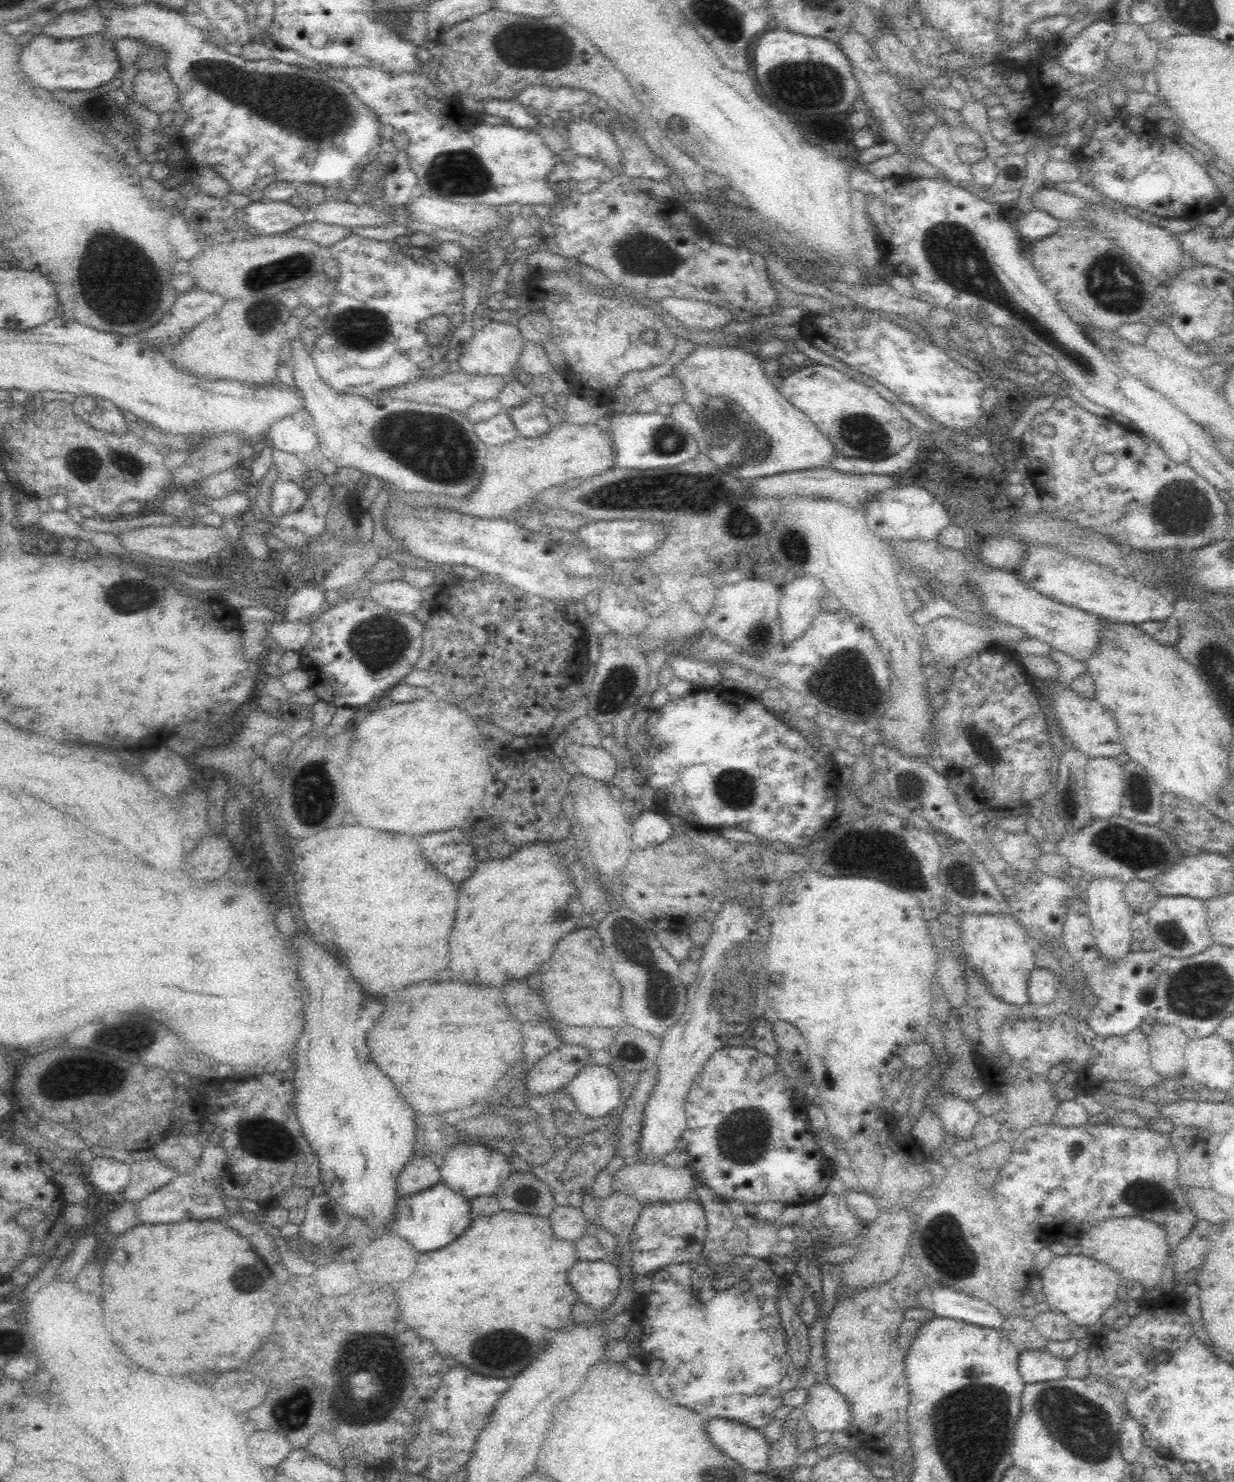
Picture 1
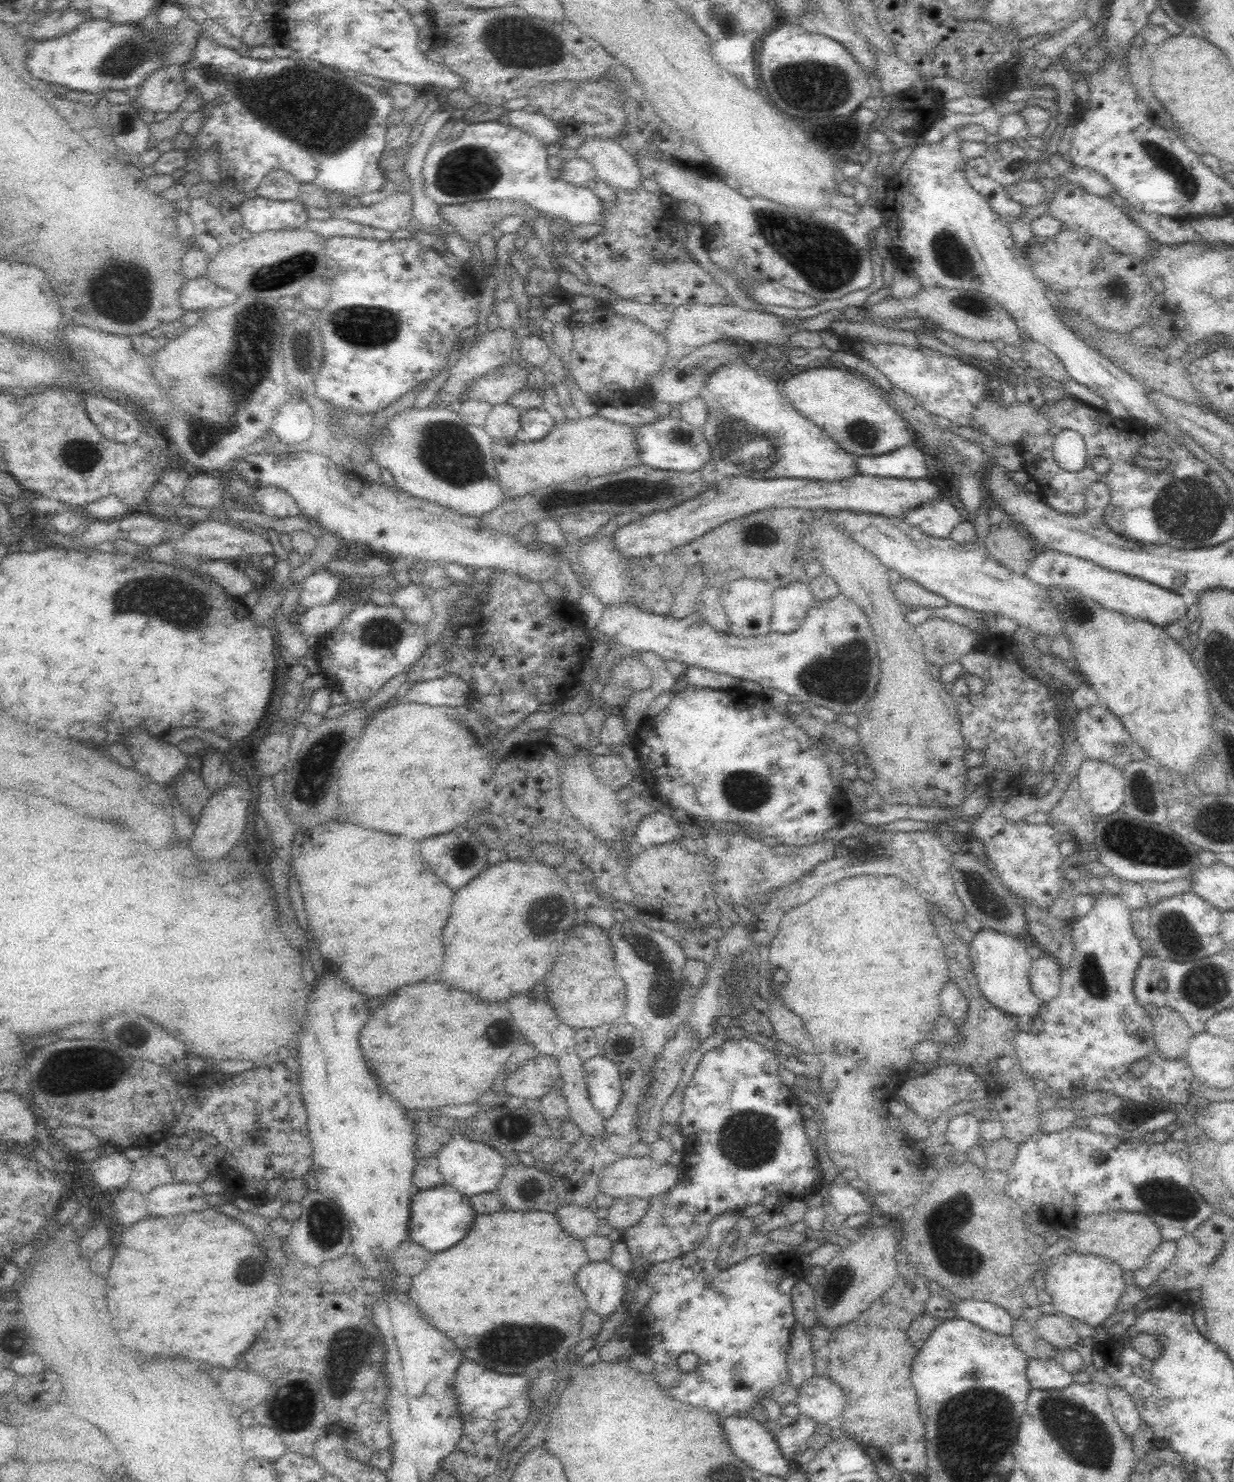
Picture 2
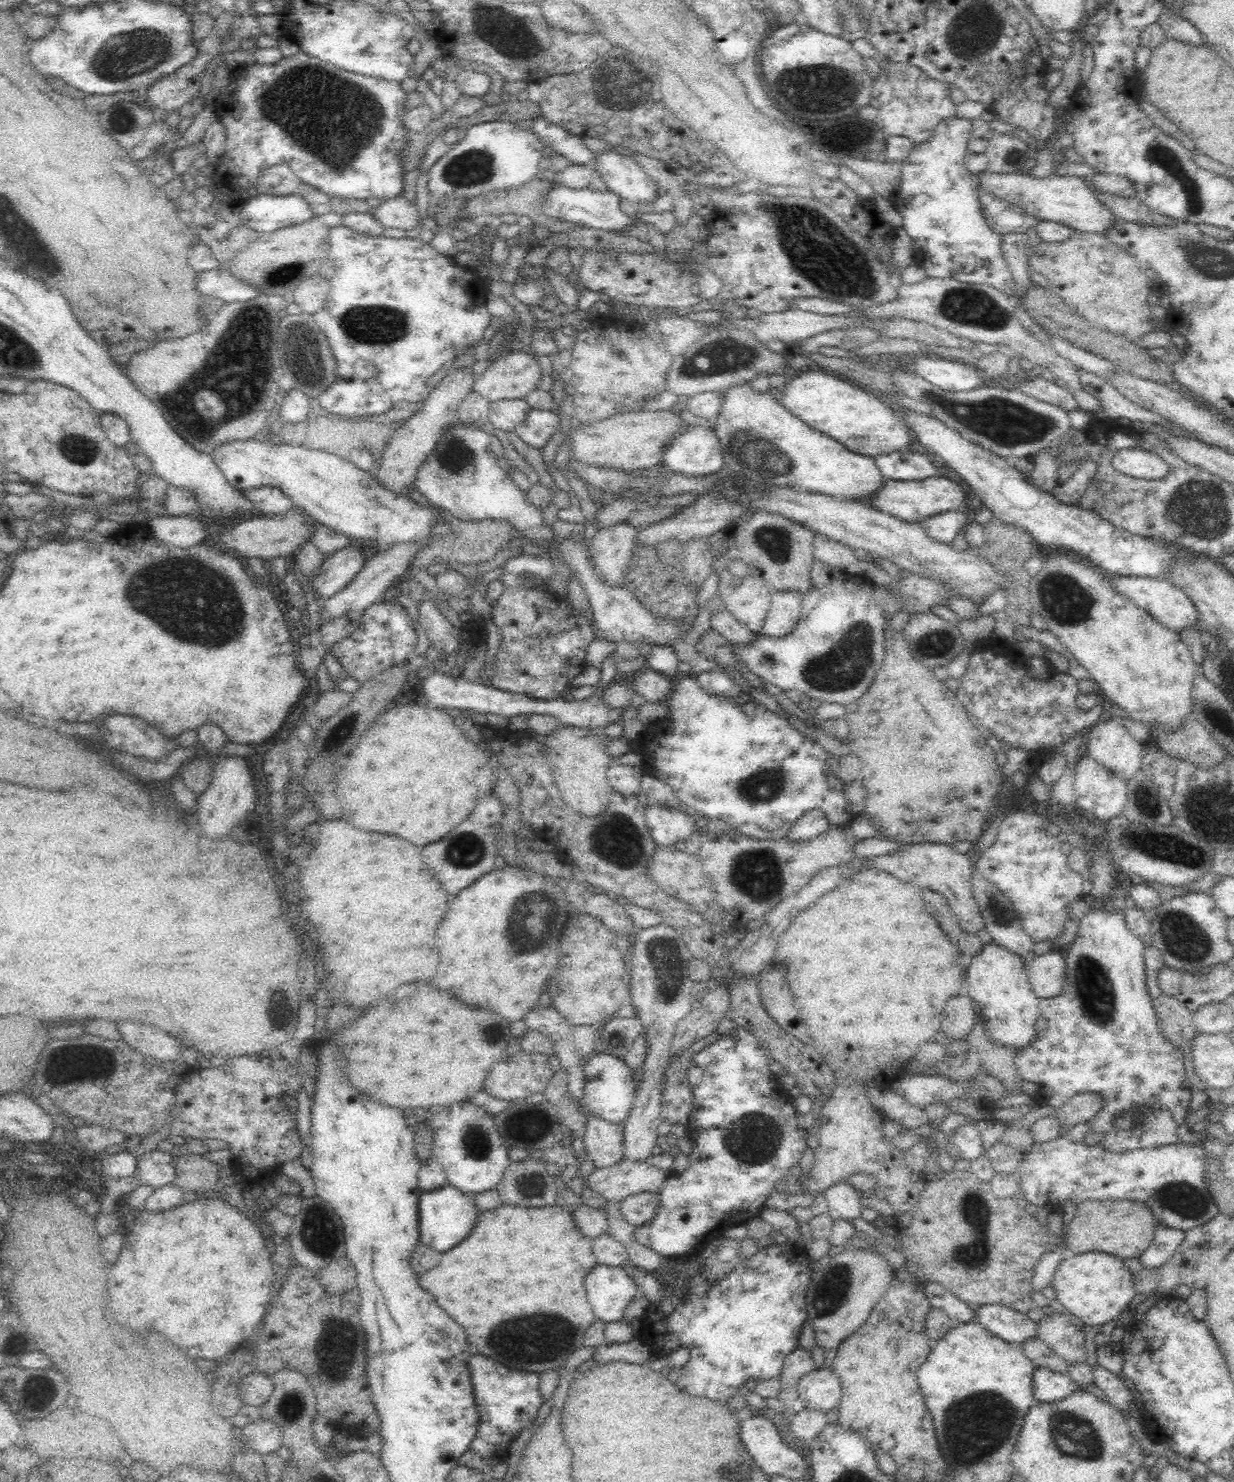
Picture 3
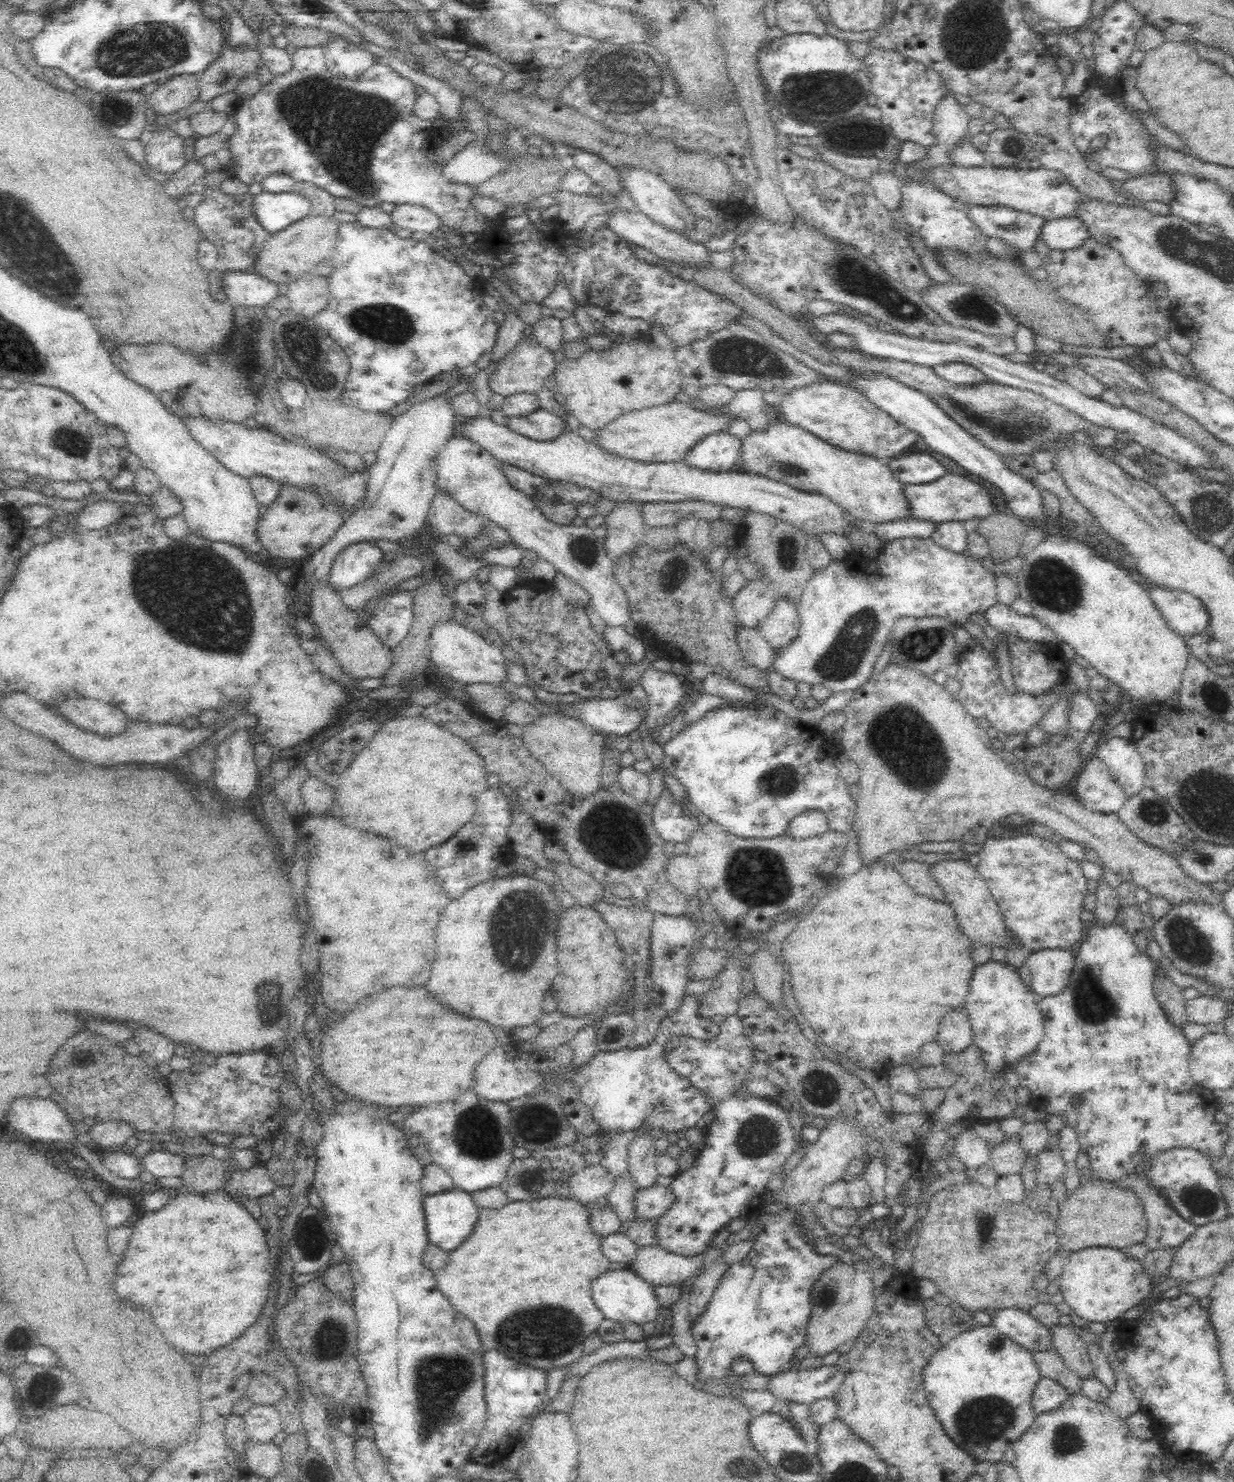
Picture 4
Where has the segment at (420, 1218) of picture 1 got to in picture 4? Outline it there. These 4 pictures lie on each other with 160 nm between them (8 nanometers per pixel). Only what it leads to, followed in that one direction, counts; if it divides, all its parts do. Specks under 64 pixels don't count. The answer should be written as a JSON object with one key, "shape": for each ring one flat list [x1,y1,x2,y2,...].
{"shape":[[454,1188,438,1194,425,1195,423,1209,428,1242,442,1250,451,1251,458,1248,472,1234,478,1222,480,1208,476,1206,471,1193]]}

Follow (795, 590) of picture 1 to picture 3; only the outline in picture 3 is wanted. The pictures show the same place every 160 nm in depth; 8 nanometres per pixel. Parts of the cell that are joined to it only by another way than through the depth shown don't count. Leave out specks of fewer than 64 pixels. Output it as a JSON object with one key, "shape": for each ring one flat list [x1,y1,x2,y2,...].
{"shape":[[776,591,771,594,771,605,761,634,780,638,799,623,803,608,802,594,797,591]]}

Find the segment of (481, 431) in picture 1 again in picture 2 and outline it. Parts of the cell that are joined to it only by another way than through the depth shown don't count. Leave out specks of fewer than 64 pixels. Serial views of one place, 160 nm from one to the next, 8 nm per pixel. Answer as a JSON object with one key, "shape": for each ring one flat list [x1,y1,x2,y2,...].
{"shape":[[508,403,491,405,490,414,486,418,483,429,492,437,497,438,514,437,520,428,520,412]]}

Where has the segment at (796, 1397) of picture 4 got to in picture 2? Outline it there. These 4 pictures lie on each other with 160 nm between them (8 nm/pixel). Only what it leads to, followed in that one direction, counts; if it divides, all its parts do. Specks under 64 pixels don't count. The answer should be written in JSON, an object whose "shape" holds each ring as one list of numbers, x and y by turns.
{"shape":[[817,1373,797,1387,797,1391,797,1414,812,1419,816,1424,828,1425,844,1410,844,1391,826,1375]]}

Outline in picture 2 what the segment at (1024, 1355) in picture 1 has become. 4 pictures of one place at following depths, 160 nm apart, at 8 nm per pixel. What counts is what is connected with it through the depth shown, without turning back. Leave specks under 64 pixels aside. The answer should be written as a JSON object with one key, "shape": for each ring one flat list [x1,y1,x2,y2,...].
{"shape":[[1029,1358,1026,1364,1026,1376,1033,1389,1066,1388,1074,1383,1072,1373,1064,1370,1054,1358]]}

